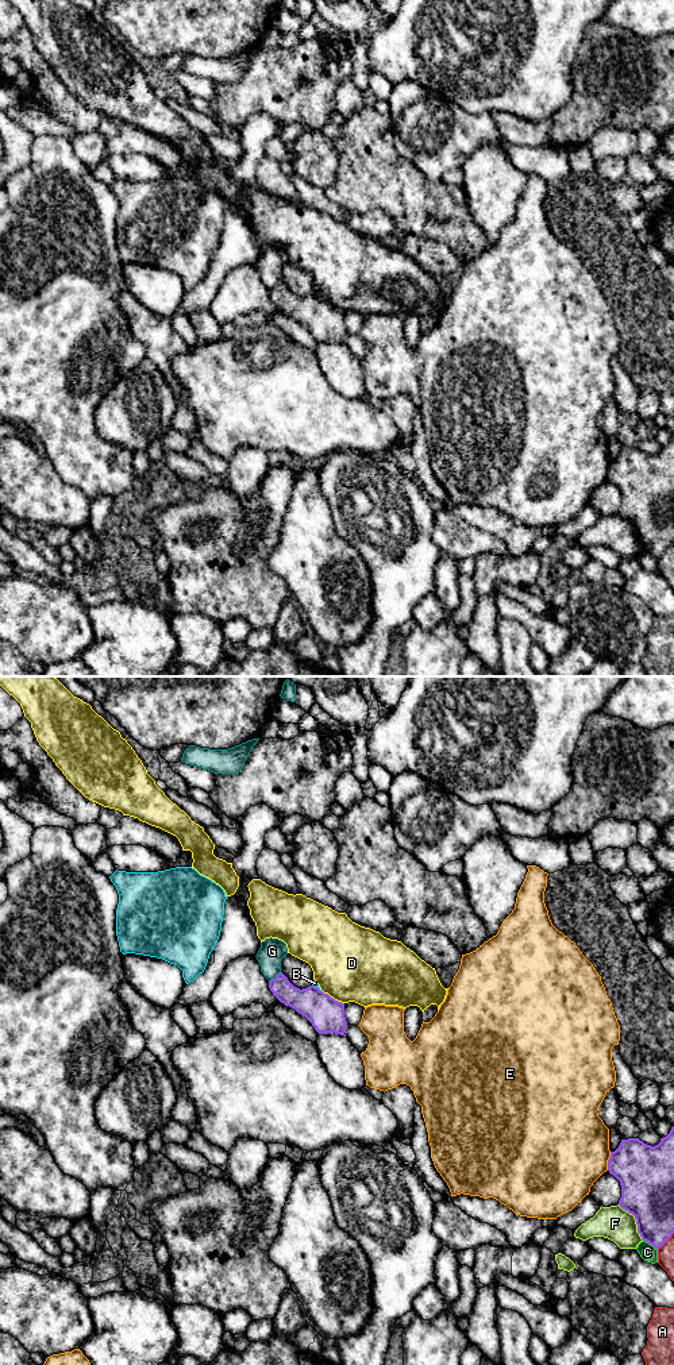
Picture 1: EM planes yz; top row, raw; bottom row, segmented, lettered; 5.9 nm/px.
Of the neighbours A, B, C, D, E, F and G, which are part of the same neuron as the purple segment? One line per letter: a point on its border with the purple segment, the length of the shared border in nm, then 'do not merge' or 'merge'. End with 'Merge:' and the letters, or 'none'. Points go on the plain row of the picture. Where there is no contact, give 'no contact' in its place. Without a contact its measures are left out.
A: yz (666, 548) | 140 nm | do not merge
B: yz (316, 296) | 70 nm | do not merge
C: yz (650, 552) | 110 nm | do not merge
D: yz (332, 307) | 160 nm | do not merge
E: yz (608, 470) | 110 nm | do not merge
F: yz (636, 529) | 260 nm | do not merge
G: yz (276, 285) | 100 nm | do not merge
Merge: none

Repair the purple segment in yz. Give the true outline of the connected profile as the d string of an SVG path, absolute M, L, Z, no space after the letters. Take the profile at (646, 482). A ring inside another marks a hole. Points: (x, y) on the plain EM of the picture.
M674 435L655 455L621 448L608 479L621 494L619 514L635 525L642 548L659 558L674 541Z

